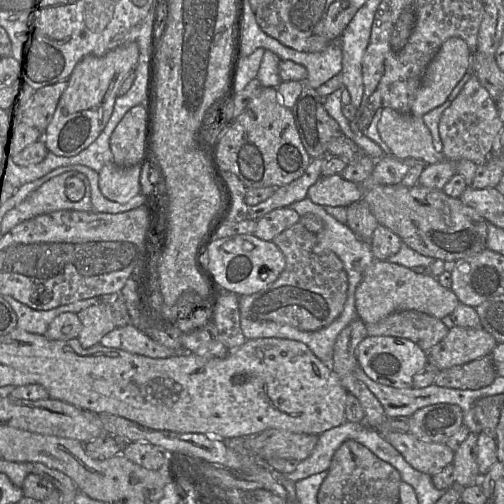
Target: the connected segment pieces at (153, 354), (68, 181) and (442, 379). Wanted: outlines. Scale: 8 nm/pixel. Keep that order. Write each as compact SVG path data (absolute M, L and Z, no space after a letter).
M133 324L116 327L102 337L100 344L108 348L116 348L150 358L169 358L187 353L183 347L181 350L173 350L159 344Z
M75 171L50 179L27 199L15 209L11 240L26 228L26 221L37 216L64 210L93 211L90 182L83 173Z
M486 356L440 371L435 384L440 387L477 390L492 384L497 376L493 360Z

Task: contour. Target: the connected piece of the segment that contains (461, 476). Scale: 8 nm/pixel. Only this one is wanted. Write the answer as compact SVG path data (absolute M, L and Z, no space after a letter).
M470 432L467 439L454 452L455 484L467 487L475 484L480 475L477 464L477 434Z

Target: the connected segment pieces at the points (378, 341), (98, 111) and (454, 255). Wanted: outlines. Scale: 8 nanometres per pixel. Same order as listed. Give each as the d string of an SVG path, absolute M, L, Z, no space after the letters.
M367 336L357 347L357 361L372 380L395 388L413 388L413 377L428 364L426 352L414 342L392 336Z
M129 42L103 56L86 56L80 61L69 79L70 85L62 95L51 123L45 130L45 145L50 152L57 156L73 157L87 149L99 137L112 115L118 89L123 79L134 71L139 57L137 43Z
M376 185L364 190L362 200L379 224L397 234L418 253L443 261L457 261L487 249L488 222L476 210L442 190L420 185Z

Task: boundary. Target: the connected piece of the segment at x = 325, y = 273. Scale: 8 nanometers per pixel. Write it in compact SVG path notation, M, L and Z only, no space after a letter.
M301 223L283 230L272 242L285 257L285 268L278 278L265 289L247 296L239 296L241 318L254 321L273 321L291 325L302 331L316 331L329 326L342 313L347 300L348 276L339 257L329 249L321 246L316 234L309 232Z

